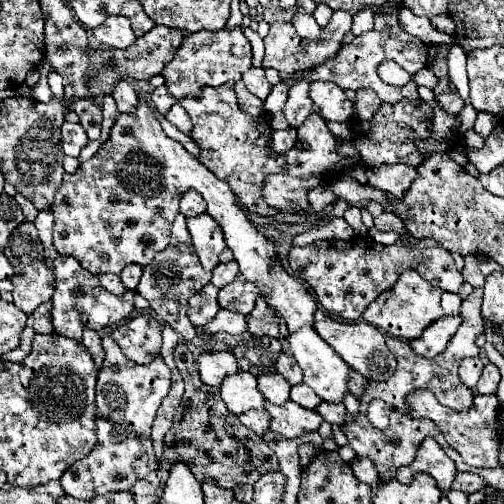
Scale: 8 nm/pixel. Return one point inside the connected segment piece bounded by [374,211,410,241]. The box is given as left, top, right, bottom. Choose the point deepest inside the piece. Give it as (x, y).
(387, 221)

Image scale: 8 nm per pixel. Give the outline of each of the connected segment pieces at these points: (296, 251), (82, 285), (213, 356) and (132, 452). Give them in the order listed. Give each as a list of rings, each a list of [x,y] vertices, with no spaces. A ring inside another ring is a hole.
[[[352,237],[348,241],[340,241],[340,239],[314,241],[306,247],[290,247],[288,265],[290,265],[290,269],[296,269],[296,273],[300,273],[300,279],[312,287],[312,291],[318,297],[318,303],[330,315],[342,317],[344,321],[358,321],[360,315],[364,313],[364,309],[380,293],[384,293],[384,289],[390,289],[394,285],[394,281],[398,279],[398,275],[406,269],[416,269],[428,283],[438,285],[442,291],[450,291],[450,293],[458,293],[460,285],[464,283],[460,271],[454,265],[454,259],[450,257],[450,253],[446,249],[442,249],[442,245],[438,245],[436,241],[430,241],[430,239],[414,239],[414,237],[412,237],[412,241],[408,241],[408,245],[404,241],[396,241],[394,245],[378,245],[370,237]]]
[[[58,255],[54,259],[54,269],[56,269],[56,291],[52,297],[52,323],[58,335],[82,341],[84,327],[100,331],[104,327],[120,323],[134,311],[134,295],[136,295],[134,289],[126,289],[126,293],[122,295],[112,295],[100,285],[96,275],[86,273],[86,269],[82,269],[82,265],[78,265],[78,261],[74,261],[72,257]],[[76,289],[80,289],[82,293],[76,295]]]
[[[204,351],[198,359],[198,373],[200,379],[206,385],[218,387],[222,383],[222,377],[230,373],[238,373],[238,365],[234,361],[234,355],[228,351]]]
[[[110,335],[102,339],[102,347],[106,359],[96,381],[98,443],[90,455],[86,455],[82,461],[76,461],[60,479],[64,493],[74,499],[94,499],[96,495],[130,491],[138,479],[158,469],[150,427],[162,399],[170,391],[170,367],[160,355],[146,365],[136,365],[120,351],[118,343]]]

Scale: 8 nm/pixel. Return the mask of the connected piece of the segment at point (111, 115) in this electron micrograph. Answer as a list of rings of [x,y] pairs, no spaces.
[[[104,97],[100,107],[102,107],[102,135],[100,135],[100,143],[104,143],[108,139],[108,135],[110,135],[110,129],[114,125],[116,117],[120,115],[120,111],[116,109],[112,97]]]

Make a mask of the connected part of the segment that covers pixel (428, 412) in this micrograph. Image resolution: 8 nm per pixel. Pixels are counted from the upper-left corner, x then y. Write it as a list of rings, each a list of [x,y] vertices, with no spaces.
[[[412,391],[406,397],[406,409],[414,419],[430,419],[434,421],[442,435],[446,437],[448,445],[454,447],[462,459],[472,467],[498,467],[498,431],[496,431],[496,417],[498,417],[498,399],[496,395],[476,395],[474,405],[468,411],[454,411],[438,403],[432,391]]]

